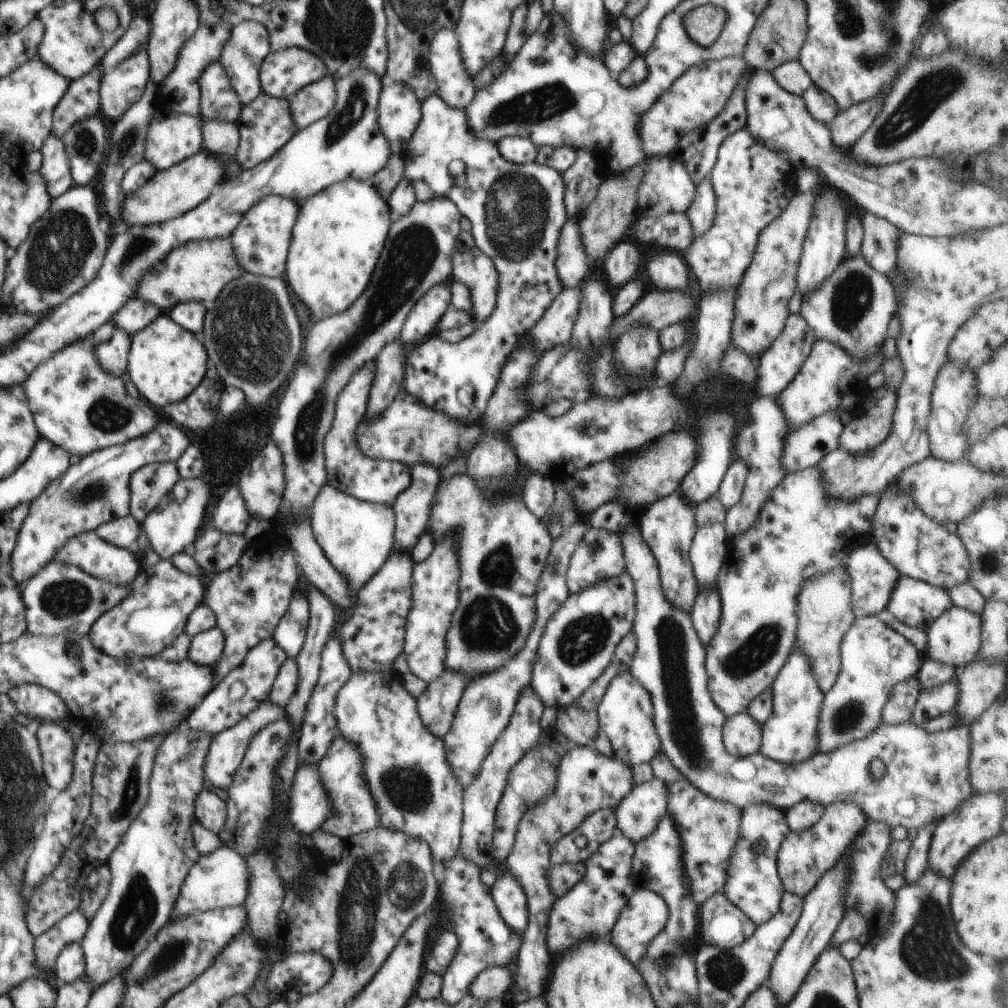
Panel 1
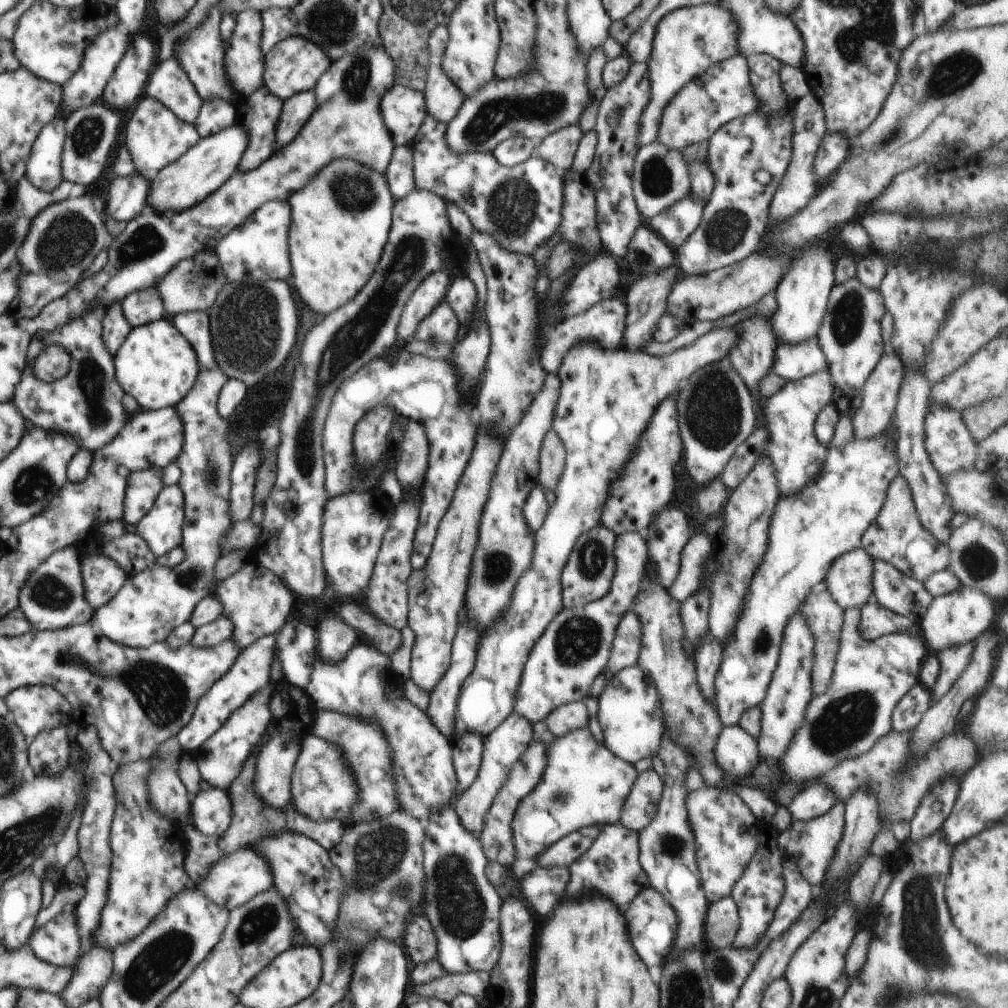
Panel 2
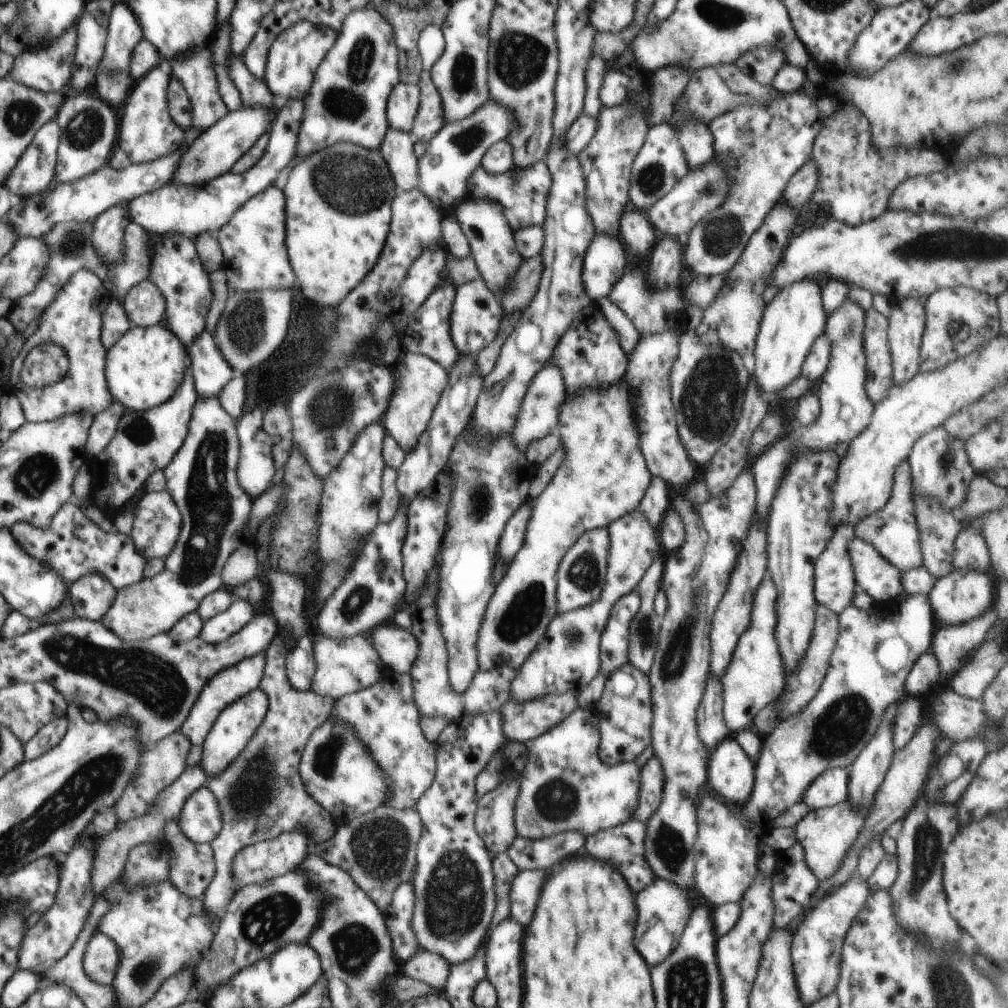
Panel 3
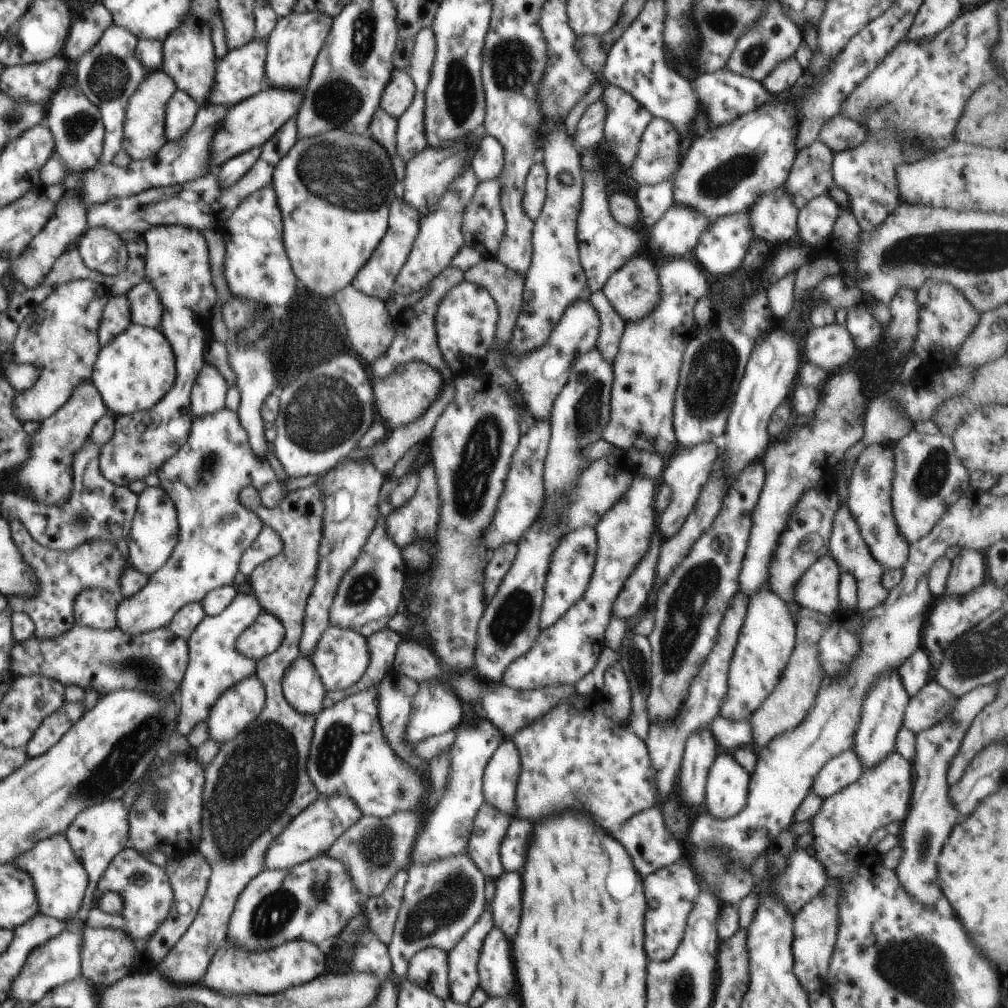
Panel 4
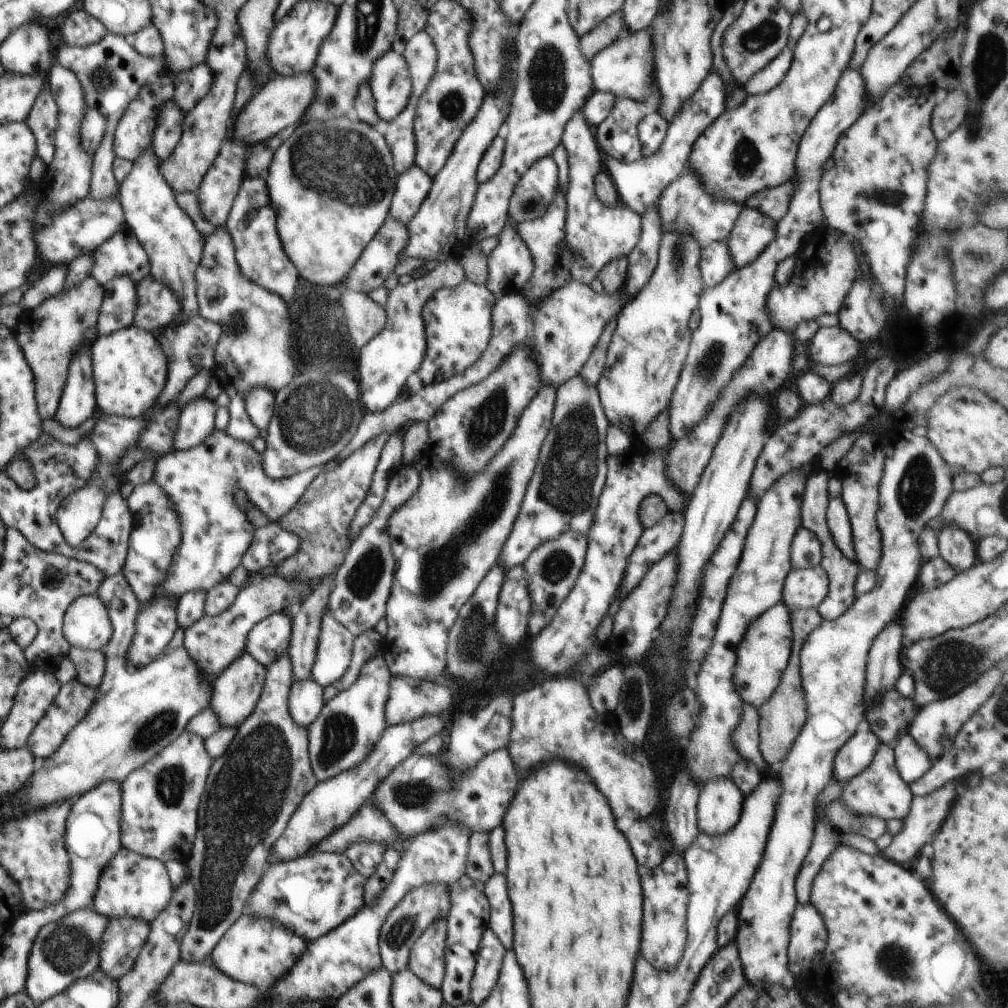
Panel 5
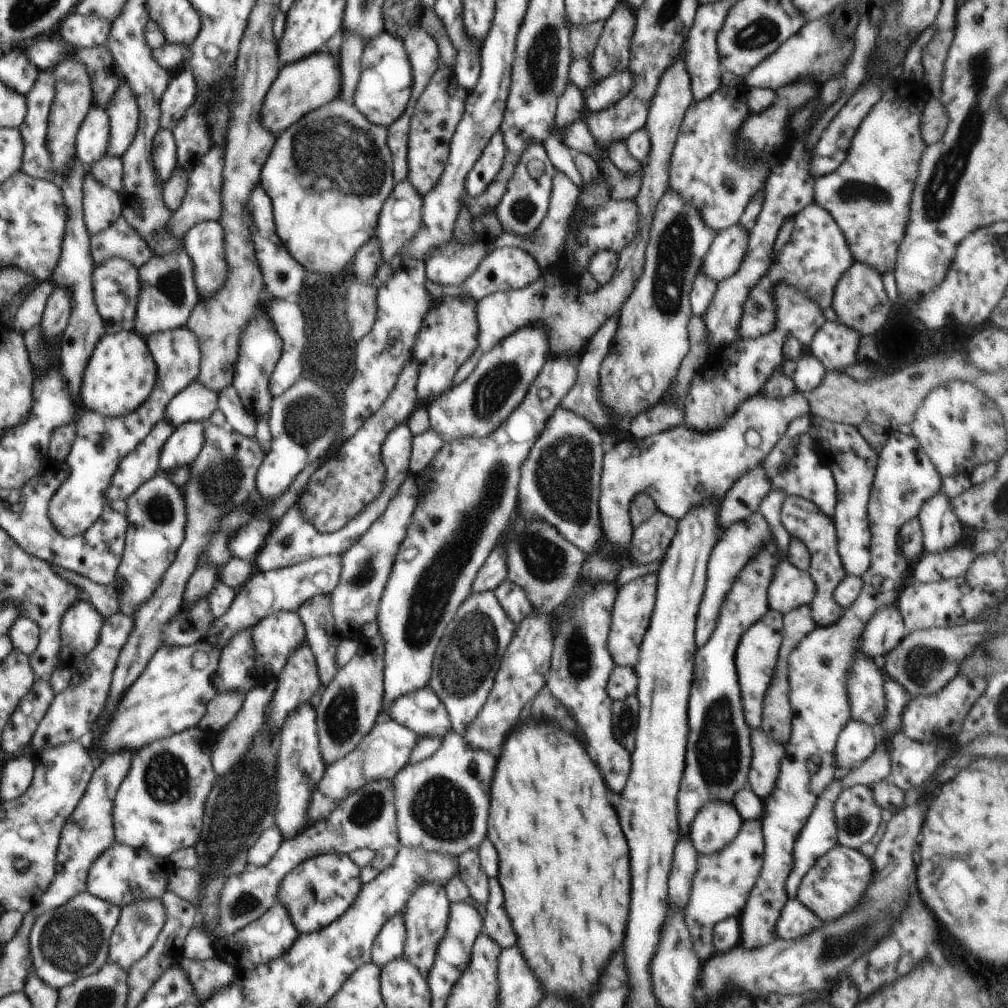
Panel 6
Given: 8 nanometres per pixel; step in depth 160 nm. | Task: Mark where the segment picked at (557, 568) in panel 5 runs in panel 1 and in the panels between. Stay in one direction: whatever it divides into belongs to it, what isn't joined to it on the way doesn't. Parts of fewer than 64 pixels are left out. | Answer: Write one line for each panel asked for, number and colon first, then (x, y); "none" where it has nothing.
1: (598, 558)
2: (587, 576)
3: (581, 575)
4: (572, 564)

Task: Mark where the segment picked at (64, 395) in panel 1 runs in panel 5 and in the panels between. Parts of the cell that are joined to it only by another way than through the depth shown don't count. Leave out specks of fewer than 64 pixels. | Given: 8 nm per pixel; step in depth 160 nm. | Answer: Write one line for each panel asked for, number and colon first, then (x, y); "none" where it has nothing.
2: (86, 404)
3: (73, 320)
4: (60, 336)
5: (50, 336)

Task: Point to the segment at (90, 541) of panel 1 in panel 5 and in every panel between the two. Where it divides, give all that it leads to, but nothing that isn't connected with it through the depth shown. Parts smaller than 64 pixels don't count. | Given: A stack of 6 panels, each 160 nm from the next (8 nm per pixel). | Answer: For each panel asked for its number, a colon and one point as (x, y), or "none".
2: (102, 576)
3: (93, 594)
4: (97, 608)
5: (87, 625)

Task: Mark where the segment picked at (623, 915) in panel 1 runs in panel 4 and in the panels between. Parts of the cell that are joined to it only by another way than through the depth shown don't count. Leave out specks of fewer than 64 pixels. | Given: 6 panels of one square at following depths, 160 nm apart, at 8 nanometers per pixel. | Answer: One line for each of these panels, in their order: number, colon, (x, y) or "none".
2: (652, 923)
3: (663, 908)
4: (673, 889)

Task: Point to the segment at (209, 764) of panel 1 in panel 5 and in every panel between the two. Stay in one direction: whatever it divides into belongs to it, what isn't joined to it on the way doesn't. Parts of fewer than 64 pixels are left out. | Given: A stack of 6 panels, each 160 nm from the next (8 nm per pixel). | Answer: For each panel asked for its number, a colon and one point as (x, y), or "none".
2: (220, 758)
3: (231, 731)
4: (239, 706)
5: (235, 693)

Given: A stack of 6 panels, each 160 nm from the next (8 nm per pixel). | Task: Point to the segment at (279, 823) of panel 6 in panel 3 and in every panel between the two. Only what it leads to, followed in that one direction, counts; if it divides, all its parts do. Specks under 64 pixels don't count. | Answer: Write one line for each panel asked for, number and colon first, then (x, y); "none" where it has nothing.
3: (300, 661)
4: (302, 686)
5: (306, 698)

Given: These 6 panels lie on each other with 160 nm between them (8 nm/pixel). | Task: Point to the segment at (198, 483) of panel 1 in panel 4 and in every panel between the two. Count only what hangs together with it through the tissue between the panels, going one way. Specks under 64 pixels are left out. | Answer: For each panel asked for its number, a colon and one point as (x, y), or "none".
2: (162, 528)
3: (157, 521)
4: (154, 534)

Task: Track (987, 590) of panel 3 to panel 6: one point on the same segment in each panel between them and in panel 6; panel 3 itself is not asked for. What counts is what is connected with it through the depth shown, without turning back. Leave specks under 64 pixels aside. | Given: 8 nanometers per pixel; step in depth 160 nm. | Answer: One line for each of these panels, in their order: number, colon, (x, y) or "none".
4: (968, 572)
5: (956, 547)
6: (942, 530)

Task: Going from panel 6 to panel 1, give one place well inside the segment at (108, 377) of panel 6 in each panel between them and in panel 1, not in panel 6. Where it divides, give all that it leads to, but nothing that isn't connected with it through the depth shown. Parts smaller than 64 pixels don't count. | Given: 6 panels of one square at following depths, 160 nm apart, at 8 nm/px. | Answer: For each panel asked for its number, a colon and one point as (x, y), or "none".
1: (166, 362)
2: (156, 364)
3: (143, 369)
4: (134, 371)
5: (130, 370)

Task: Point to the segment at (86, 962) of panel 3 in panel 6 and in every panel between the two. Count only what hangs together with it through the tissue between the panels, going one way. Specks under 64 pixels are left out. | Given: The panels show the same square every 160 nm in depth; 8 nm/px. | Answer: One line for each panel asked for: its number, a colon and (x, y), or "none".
4: (108, 955)
5: (123, 938)
6: (139, 923)

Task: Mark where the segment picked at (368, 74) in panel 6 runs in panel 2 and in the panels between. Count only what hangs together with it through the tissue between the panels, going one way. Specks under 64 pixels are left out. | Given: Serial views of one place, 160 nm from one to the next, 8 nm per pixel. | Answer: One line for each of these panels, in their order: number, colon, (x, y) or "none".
2: (403, 109)
3: (403, 103)
4: (399, 92)
5: (390, 83)

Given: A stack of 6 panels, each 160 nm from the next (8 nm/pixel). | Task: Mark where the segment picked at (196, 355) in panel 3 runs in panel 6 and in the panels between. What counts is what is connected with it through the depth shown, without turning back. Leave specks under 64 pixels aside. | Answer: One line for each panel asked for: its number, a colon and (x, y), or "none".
4: (208, 394)
5: (197, 420)
6: (185, 444)

